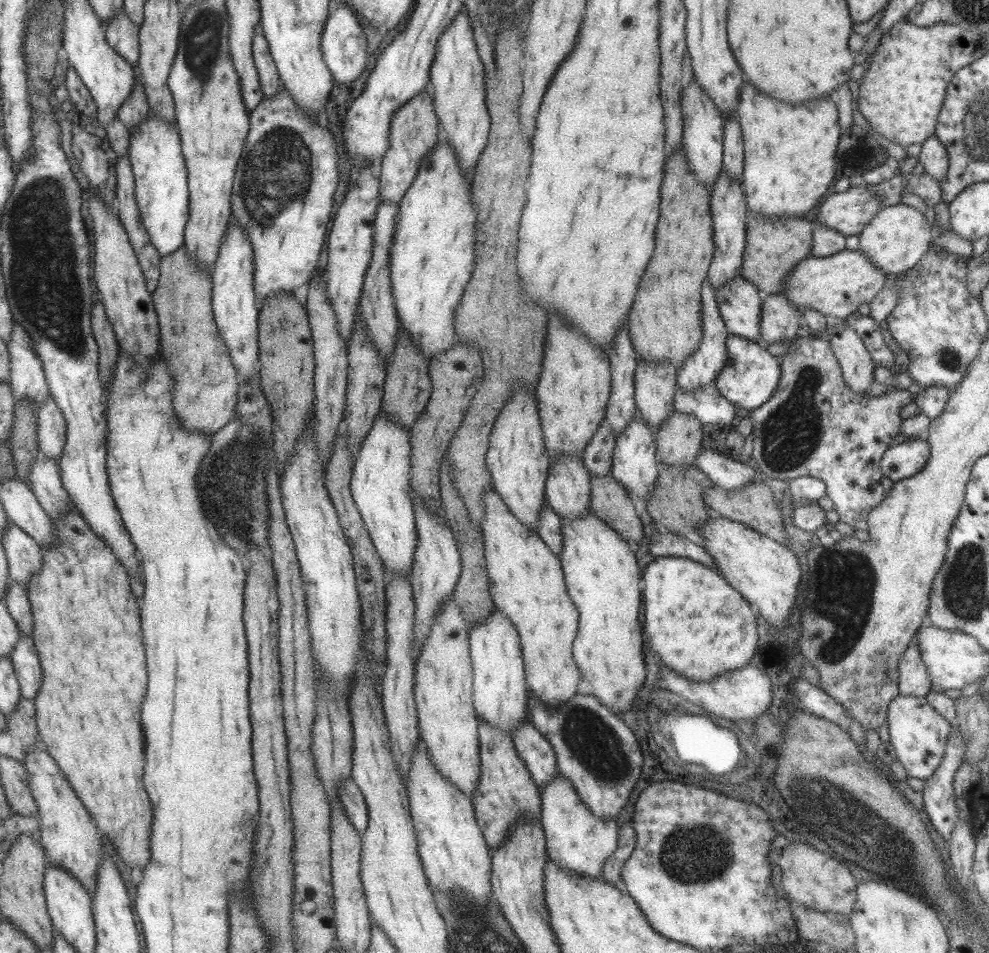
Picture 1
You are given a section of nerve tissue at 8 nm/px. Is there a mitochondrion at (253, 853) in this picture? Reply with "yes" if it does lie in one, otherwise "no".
no

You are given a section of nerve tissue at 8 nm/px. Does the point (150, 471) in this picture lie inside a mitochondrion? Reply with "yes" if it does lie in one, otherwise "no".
no

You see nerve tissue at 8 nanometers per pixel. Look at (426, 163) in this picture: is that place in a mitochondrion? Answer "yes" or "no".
no

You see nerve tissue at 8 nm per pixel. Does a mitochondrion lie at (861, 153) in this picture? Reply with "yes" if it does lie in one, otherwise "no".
no

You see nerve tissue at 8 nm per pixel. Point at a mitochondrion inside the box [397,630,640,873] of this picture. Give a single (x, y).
(593, 744)

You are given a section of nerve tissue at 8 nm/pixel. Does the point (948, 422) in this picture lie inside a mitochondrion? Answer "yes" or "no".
no

